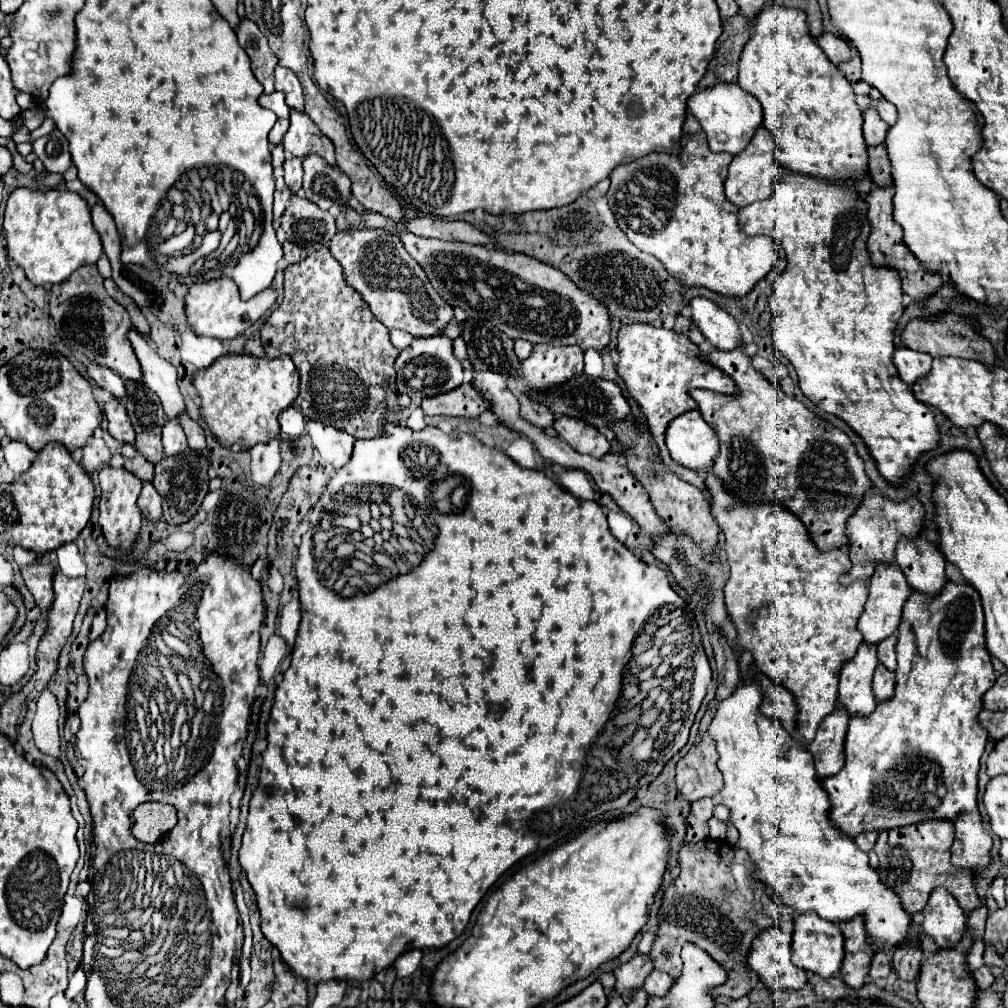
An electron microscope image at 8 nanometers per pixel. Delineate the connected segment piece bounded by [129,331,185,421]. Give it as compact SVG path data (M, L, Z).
M131 331L129 341L141 363L145 385L153 393L157 393L157 397L161 399L161 407L163 407L167 419L179 421L179 417L185 411L185 403L183 403L183 395L179 393L179 387L177 387L175 367L169 361L165 361L163 357L159 357L155 345L149 339L145 339L141 333Z

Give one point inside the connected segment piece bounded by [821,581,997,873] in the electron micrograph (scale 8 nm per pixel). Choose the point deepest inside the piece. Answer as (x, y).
(916, 758)

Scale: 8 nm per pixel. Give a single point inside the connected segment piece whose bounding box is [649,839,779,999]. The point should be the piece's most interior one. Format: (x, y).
(714, 903)

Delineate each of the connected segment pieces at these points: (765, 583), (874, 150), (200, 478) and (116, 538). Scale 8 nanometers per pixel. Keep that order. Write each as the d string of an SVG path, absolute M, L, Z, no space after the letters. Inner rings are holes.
M709 471L705 475L705 483L709 487L709 493L711 493L711 511L713 511L713 517L717 519L723 535L725 535L725 553L727 553L727 559L729 559L729 567L731 567L731 573L729 573L729 579L725 583L725 605L727 605L727 611L735 623L735 629L737 629L737 645L741 651L747 651L753 655L753 665L759 673L765 673L769 675L775 683L779 683L779 687L785 687L787 691L793 693L795 697L795 703L797 703L797 733L803 737L805 743L809 743L813 737L815 737L815 731L819 727L819 723L835 709L837 705L837 685L839 685L839 671L843 667L843 663L847 663L849 659L855 657L859 645L861 645L861 633L857 631L857 619L861 617L861 611L865 607L865 599L867 599L867 591L869 587L865 583L853 583L851 587L843 587L837 577L843 575L843 571L849 571L849 551L847 549L833 549L833 551L827 551L827 553L821 553L809 539L807 535L807 529L805 525L789 511L779 511L779 509L773 509L771 505L743 505L739 503L733 495L729 495L721 481L713 475L713 471ZM757 611L757 619L753 623L749 623L749 617L751 613Z
M885 145L879 147L869 147L869 177L875 181L875 185L881 187L891 187L891 163L885 151Z
M187 449L185 455L167 457L155 465L153 487L165 499L163 521L167 521L171 525L181 525L181 523L187 523L199 511L201 501L203 501L205 493L209 491L209 469L211 469L209 459L191 449Z
M103 467L99 471L99 485L101 485L99 527L101 527L103 535L105 535L105 541L107 541L109 547L121 549L121 551L131 555L131 547L137 541L141 523L143 523L143 515L141 515L141 511L137 507L137 497L141 493L141 481L133 473L125 471L123 467L121 469Z

